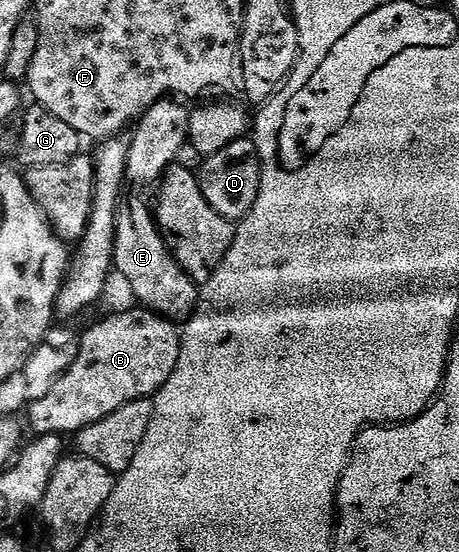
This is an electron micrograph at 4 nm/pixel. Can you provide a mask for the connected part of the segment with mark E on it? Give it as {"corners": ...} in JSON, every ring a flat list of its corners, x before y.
{"corners":[[165,99,154,103,146,110,143,117,135,122,134,130,131,134,130,159,126,161,125,186,128,190,120,199,120,210,116,212,116,246,114,247,114,266,117,274,128,280,128,285,132,288,132,293,137,297,137,302,146,306,149,310,159,313,161,316,168,317,172,321,187,320,195,312,196,304,199,301,199,290,197,282,193,281,189,273,184,272,184,268,178,264,173,257,171,249,160,226,156,223,153,202,144,192,148,188,155,186,160,178,164,176,166,170,177,160,176,157,183,151,184,145,189,144,188,139,188,119,190,116,189,106,176,99]]}

